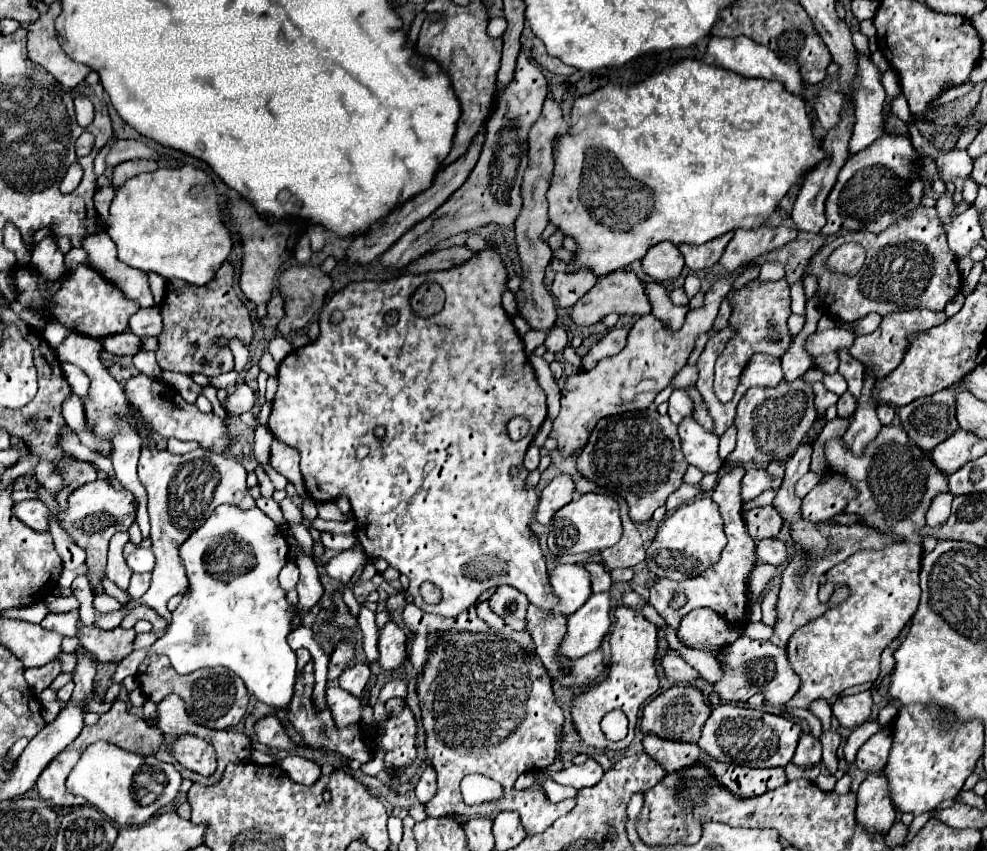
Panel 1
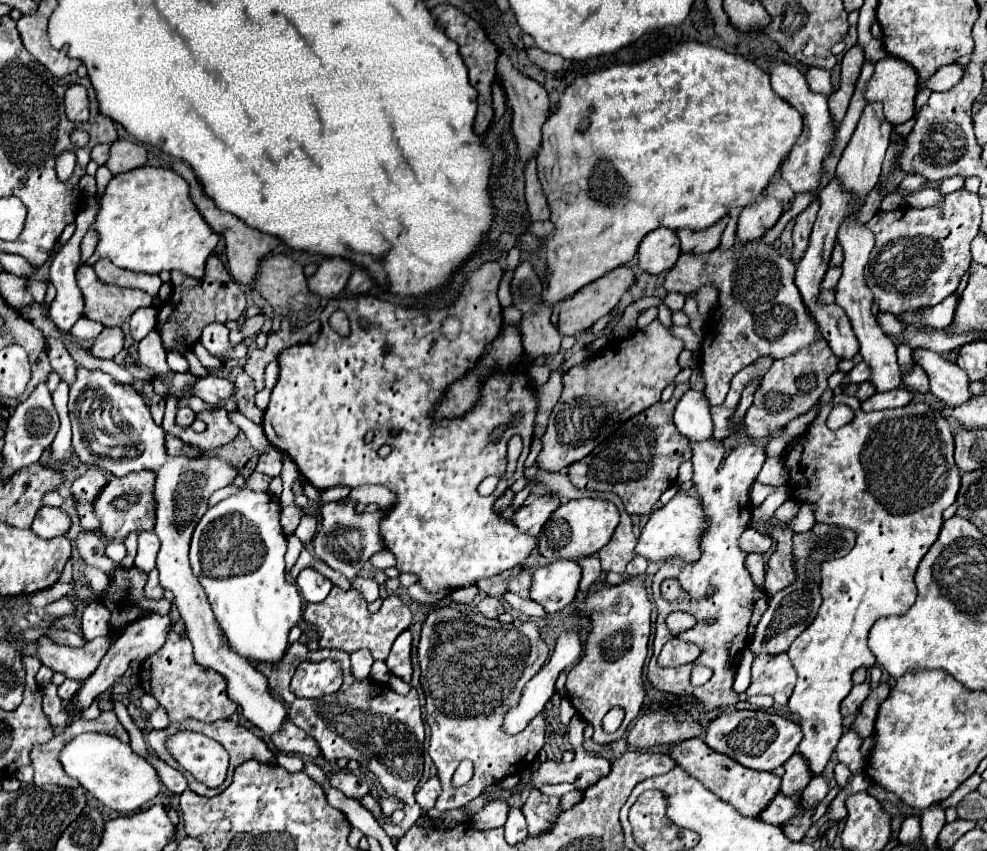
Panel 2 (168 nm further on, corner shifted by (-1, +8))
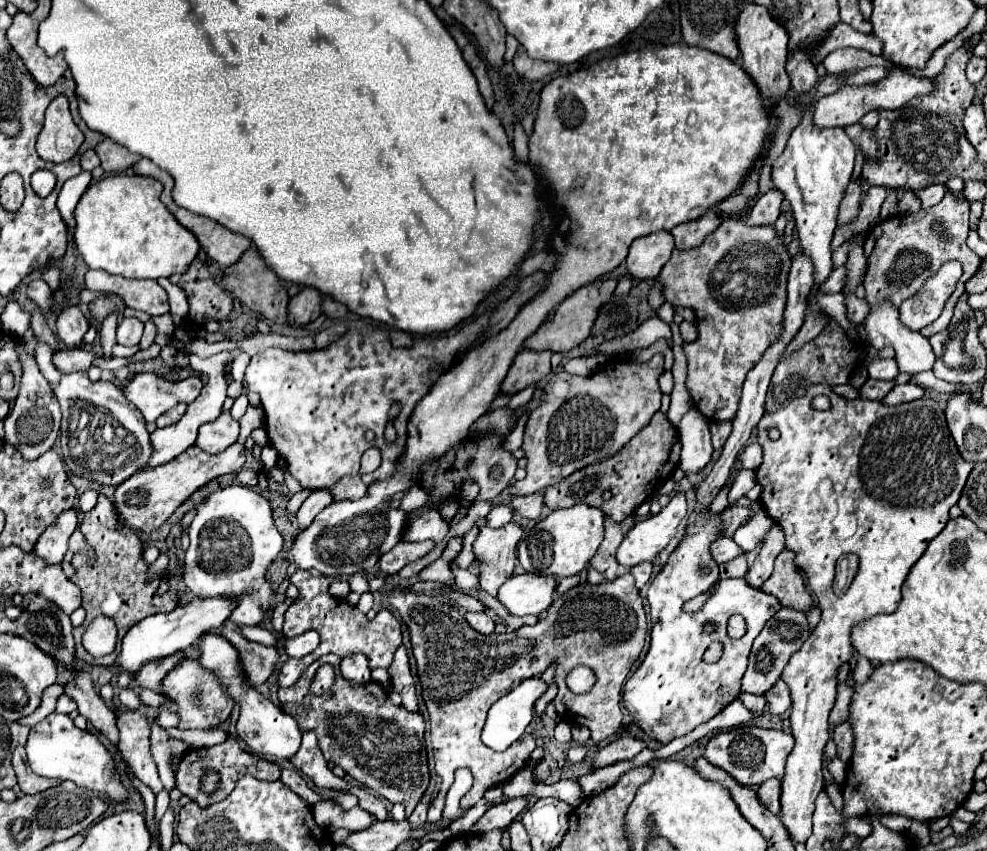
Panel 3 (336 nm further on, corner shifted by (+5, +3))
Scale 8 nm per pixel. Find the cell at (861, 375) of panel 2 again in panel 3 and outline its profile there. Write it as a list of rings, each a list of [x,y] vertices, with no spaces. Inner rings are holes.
[[[875,359],[869,367],[869,377],[871,379],[885,379],[891,381],[897,375],[897,367],[895,367],[895,359]]]

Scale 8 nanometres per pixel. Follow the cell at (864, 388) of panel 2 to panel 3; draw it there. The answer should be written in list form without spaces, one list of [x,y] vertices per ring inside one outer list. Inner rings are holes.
[[[867,379],[859,389],[859,399],[883,399],[887,391],[893,389],[893,381],[873,381]]]

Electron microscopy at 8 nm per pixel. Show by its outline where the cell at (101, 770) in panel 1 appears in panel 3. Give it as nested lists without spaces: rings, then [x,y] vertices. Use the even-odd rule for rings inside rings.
[[[61,713],[47,715],[41,723],[37,723],[31,729],[31,735],[27,739],[25,749],[27,749],[29,765],[37,775],[57,777],[63,781],[69,779],[77,787],[105,795],[115,803],[129,801],[129,791],[121,781],[121,775],[117,771],[113,755],[105,749],[105,745],[93,733],[77,729],[69,715],[61,715]],[[107,767],[109,767],[109,773],[105,773]]]

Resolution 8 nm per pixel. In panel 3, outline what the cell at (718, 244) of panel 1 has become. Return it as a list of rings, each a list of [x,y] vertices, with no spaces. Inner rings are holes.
[[[711,209],[707,211],[707,215],[703,215],[703,219],[695,219],[691,223],[683,223],[679,227],[675,227],[671,231],[673,239],[675,239],[675,249],[695,249],[703,243],[703,239],[715,231],[715,227],[719,227],[723,219],[719,219],[719,215]]]

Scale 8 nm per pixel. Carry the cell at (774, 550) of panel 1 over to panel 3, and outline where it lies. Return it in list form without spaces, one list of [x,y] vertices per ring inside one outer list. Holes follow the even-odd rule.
[[[719,537],[711,543],[711,555],[717,559],[717,563],[733,561],[735,557],[743,555],[745,551],[731,539],[731,537]]]

